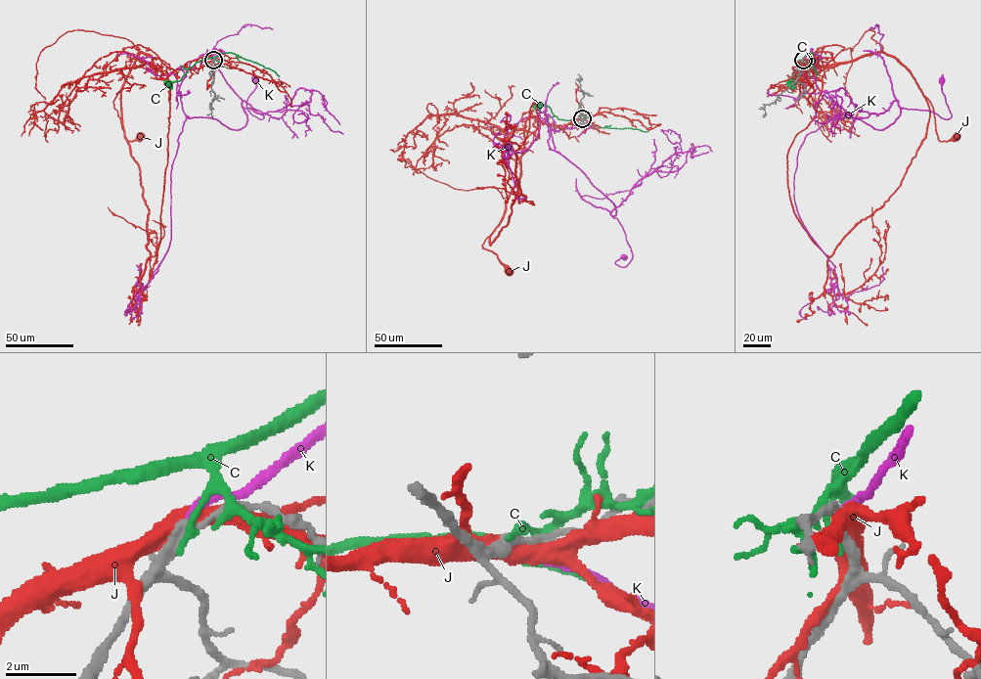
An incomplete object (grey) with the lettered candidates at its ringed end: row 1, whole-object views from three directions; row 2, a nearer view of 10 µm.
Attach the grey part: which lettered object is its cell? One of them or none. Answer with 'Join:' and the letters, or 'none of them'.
Join: none of them

